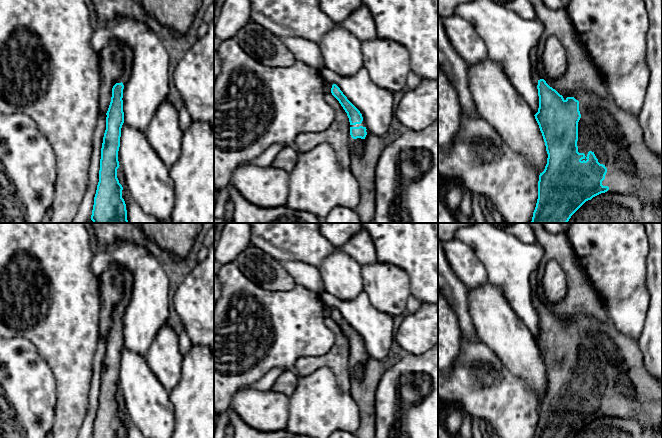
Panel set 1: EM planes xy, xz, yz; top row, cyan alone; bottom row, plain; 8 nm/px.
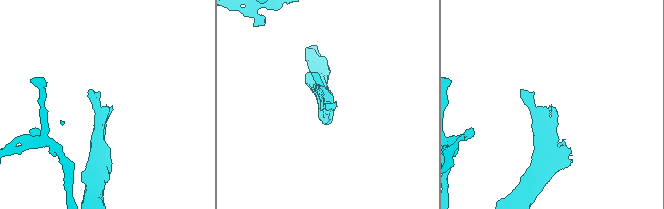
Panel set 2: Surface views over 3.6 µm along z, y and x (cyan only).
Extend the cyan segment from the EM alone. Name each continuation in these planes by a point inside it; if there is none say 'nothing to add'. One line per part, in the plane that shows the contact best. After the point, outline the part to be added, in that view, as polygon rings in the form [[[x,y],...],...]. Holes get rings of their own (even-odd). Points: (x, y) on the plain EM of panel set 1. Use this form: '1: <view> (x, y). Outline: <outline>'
1: yz (615, 360). Outline: [[[579,315],[574,322],[579,325],[579,335],[581,342],[578,346],[578,376],[584,377],[587,381],[592,375],[598,386],[607,392],[603,410],[608,410],[607,416],[620,419],[637,418],[637,408],[642,407],[648,400],[662,406],[662,382],[656,380],[645,368],[644,357],[639,347],[639,341],[632,339],[618,331],[612,321],[601,322],[586,315]],[[586,381],[583,384],[587,384]]]

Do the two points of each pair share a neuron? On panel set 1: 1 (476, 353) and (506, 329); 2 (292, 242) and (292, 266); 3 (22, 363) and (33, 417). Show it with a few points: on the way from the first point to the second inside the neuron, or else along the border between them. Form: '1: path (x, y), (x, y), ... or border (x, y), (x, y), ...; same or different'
1: border (478, 338), (502, 362); different
2: border (281, 261), (302, 261), (315, 266); different
3: path (22, 376), (22, 404); same

